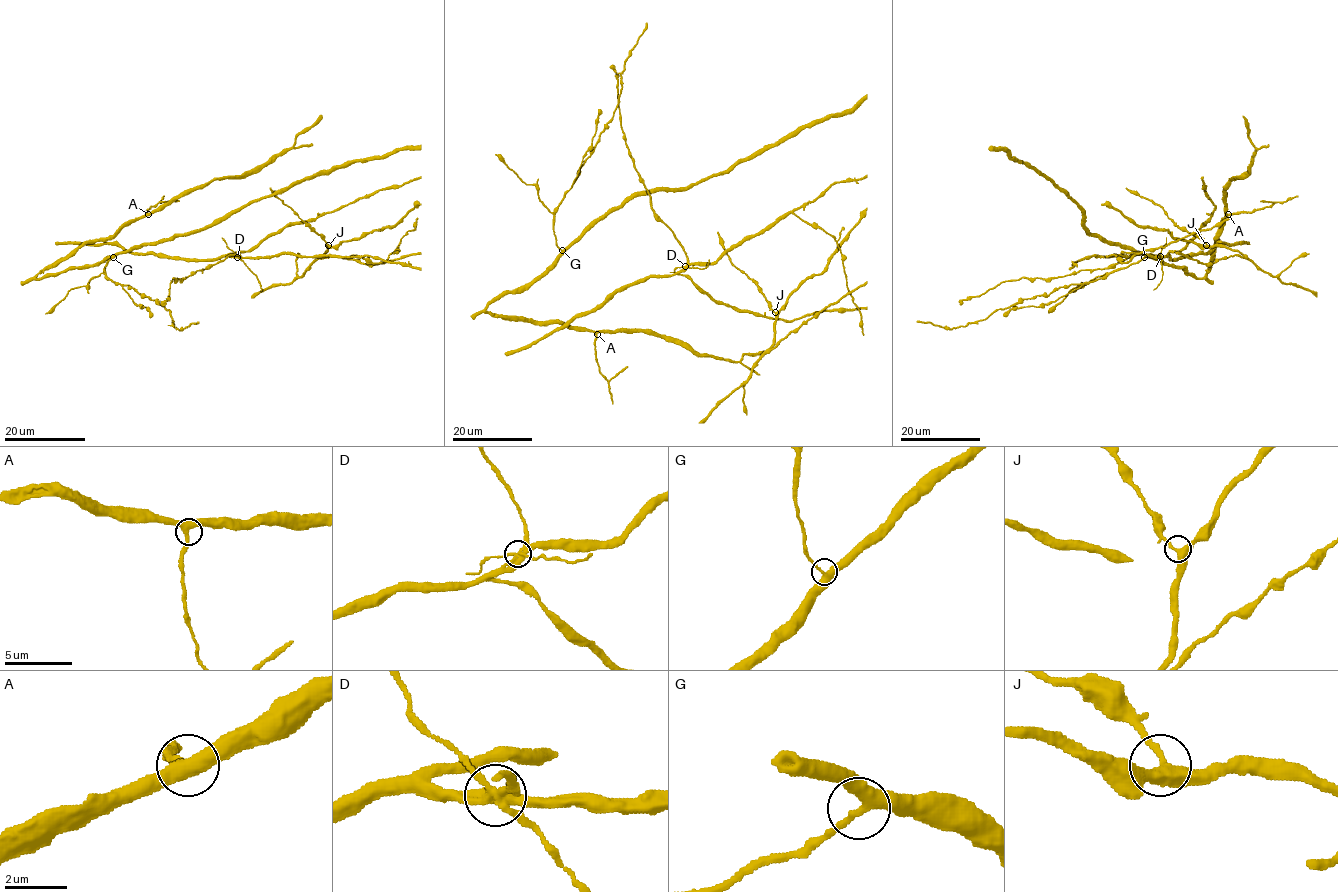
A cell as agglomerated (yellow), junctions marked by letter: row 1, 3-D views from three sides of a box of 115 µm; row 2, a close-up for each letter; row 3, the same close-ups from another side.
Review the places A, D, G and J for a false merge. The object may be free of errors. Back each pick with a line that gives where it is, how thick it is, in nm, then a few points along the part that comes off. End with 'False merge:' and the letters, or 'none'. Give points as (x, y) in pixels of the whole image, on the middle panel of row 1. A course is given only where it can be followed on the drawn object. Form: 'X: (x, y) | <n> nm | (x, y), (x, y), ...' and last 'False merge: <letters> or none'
D: (685, 266) | 380 nm | (685, 266), (704, 268), (708, 259)
False merge: D

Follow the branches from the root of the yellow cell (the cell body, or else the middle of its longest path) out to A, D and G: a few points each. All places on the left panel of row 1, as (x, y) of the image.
A: (157, 255), (132, 253), (114, 241), (126, 225), (148, 214)
D: (157, 255), (184, 259), (238, 256)
G: (157, 255), (124, 250), (114, 238), (86, 240), (35, 276), (42, 278), (73, 268), (87, 268), (113, 257)

